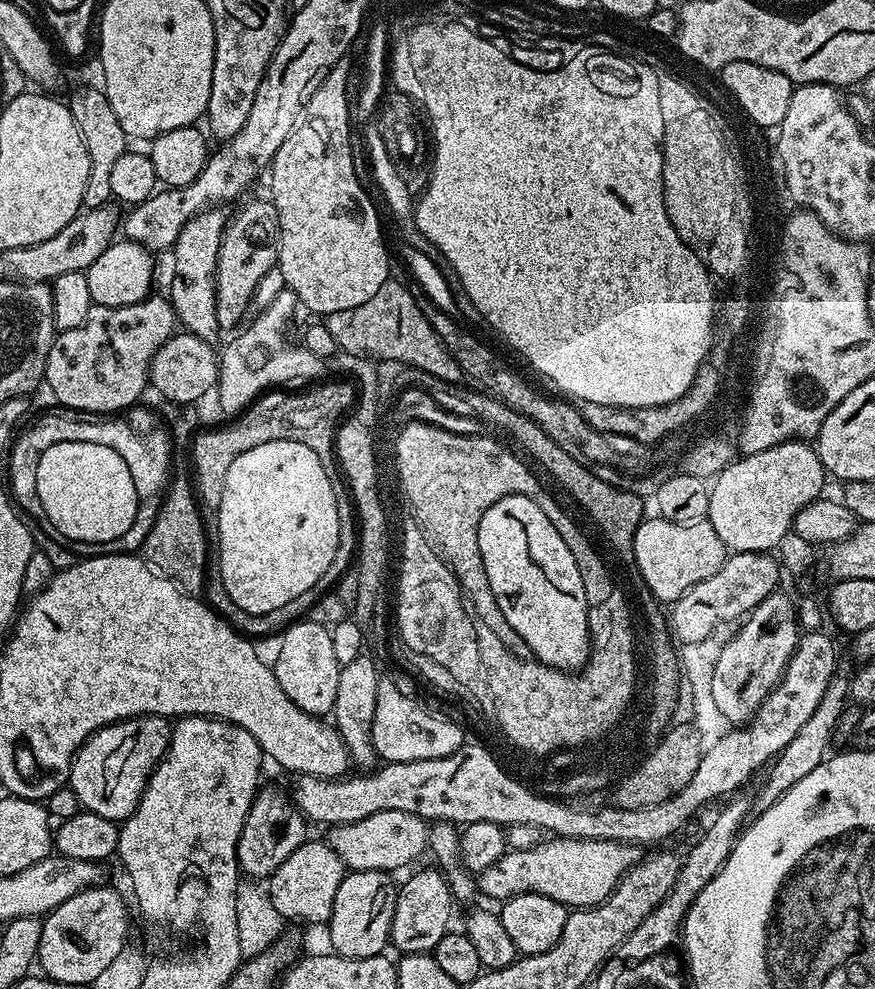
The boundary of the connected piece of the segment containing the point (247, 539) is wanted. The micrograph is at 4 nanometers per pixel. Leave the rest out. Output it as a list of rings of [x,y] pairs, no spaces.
[[[289,440],[254,444],[237,451],[236,456],[227,461],[222,475],[222,502],[214,523],[220,531],[218,563],[226,594],[234,606],[252,616],[278,610],[278,606],[286,606],[286,602],[298,598],[298,594],[306,594],[306,590],[326,574],[326,566],[330,566],[334,550],[338,550],[340,523],[334,484],[310,446]]]

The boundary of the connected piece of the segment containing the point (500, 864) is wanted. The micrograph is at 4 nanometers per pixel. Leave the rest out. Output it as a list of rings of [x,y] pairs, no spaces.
[[[548,838],[532,848],[505,851],[494,866],[479,873],[478,888],[495,902],[533,892],[562,902],[565,908],[595,908],[615,890],[618,882],[642,858],[639,845],[613,840]]]

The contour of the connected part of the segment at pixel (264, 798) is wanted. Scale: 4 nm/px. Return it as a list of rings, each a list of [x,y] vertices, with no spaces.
[[[261,787],[252,800],[250,810],[246,814],[246,822],[242,826],[240,841],[236,847],[236,859],[240,871],[248,878],[267,878],[310,839],[309,821],[304,819],[287,791],[279,792],[276,788]]]

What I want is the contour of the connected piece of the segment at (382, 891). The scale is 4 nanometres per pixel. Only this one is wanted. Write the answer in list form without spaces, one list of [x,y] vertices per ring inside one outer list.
[[[374,870],[349,871],[344,875],[338,894],[334,894],[334,906],[327,923],[335,955],[370,958],[381,955],[389,947],[398,891],[397,881],[392,879],[389,873]]]

